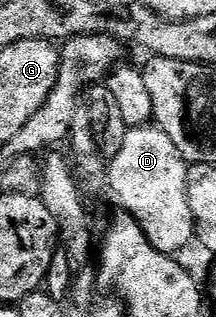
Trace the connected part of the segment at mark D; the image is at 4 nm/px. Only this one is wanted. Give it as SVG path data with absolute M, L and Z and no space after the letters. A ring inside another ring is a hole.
M160 127L130 128L117 151L121 154L121 165L117 165L113 177L117 177L117 185L121 185L121 197L133 197L133 201L129 201L129 205L133 205L130 214L137 213L134 219L141 217L140 221L145 221L141 229L149 229L145 237L157 241L160 253L177 255L195 237L195 222L189 206L190 170L185 158ZM137 197L149 197L153 205L149 205L149 201L137 201ZM157 201L165 201L165 205L157 205Z

